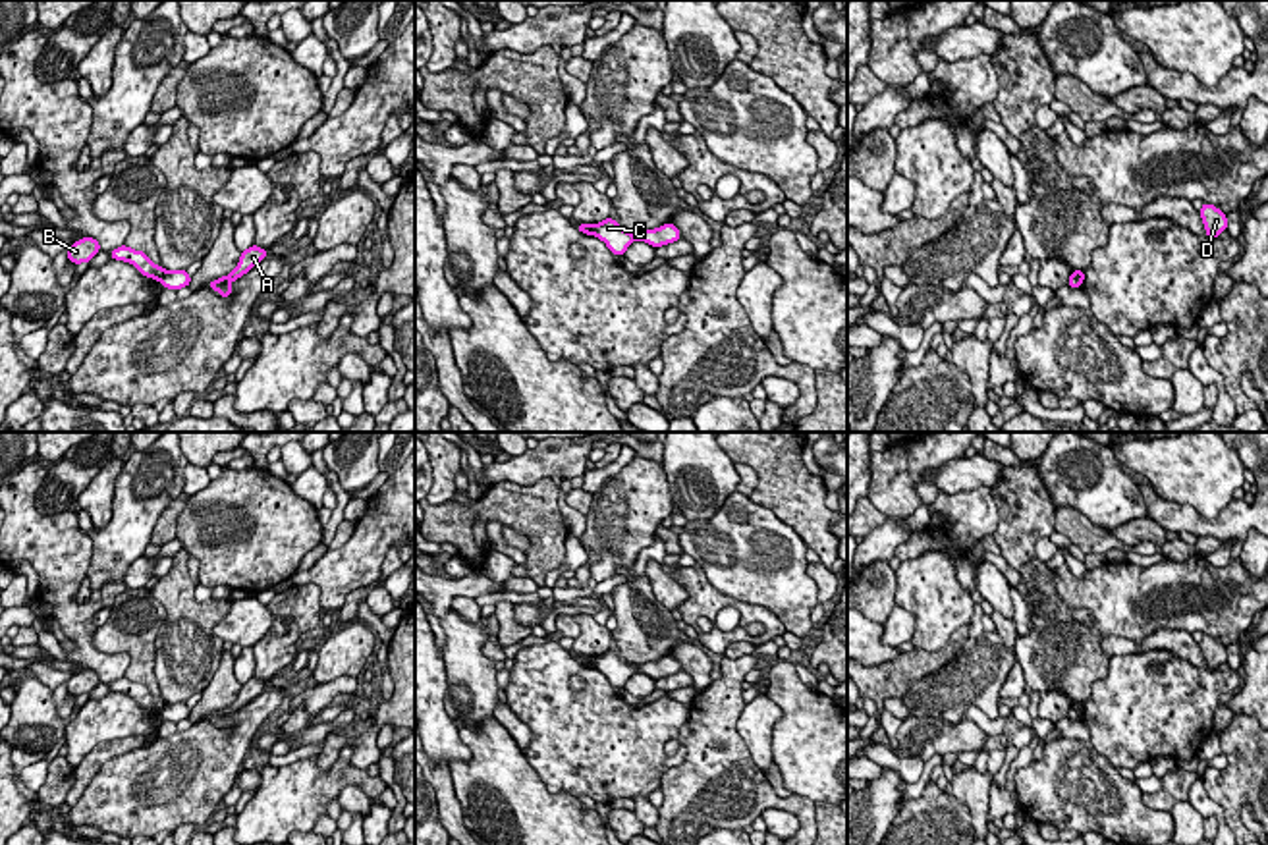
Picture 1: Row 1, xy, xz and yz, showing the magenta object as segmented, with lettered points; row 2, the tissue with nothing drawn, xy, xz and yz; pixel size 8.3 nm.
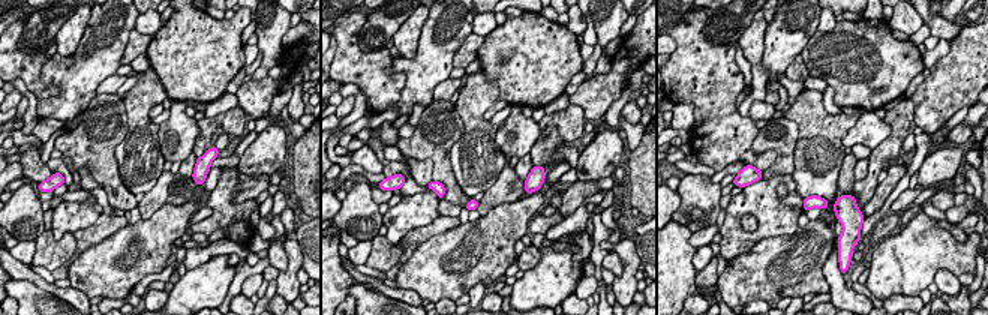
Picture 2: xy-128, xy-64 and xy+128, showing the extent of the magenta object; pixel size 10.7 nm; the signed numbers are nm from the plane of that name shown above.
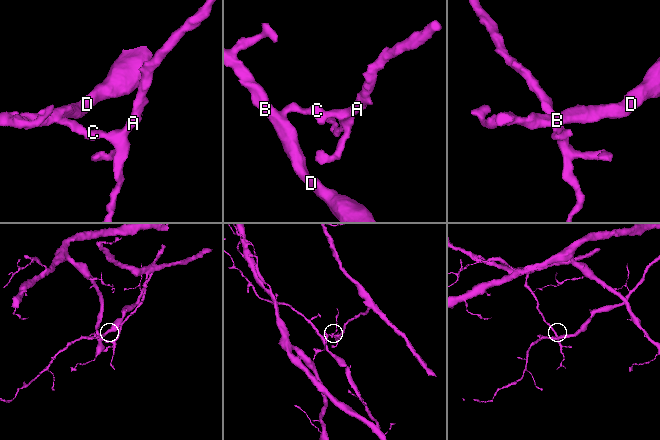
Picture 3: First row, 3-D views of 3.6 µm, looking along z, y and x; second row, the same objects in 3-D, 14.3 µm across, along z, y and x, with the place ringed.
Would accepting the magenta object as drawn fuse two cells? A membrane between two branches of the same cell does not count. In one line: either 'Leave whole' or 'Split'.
Split

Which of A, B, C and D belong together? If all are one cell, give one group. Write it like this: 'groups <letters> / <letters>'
groups A C / B D

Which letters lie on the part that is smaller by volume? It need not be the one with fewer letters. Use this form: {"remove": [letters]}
{"remove": ["A", "C"]}

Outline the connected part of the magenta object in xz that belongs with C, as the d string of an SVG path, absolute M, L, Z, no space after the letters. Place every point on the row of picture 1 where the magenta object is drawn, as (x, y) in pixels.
M606 218L604 222L596 224L596 237L602 239L612 255L625 255L629 243L641 239L658 249L660 245L668 245L672 241L681 239L679 230L674 224L664 224L656 230L625 232L614 218Z

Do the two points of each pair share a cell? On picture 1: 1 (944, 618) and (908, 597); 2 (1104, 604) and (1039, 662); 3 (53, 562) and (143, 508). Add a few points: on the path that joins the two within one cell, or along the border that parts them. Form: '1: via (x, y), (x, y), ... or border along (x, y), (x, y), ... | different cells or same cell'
1: via (935, 608), (931, 604), (917, 604) | same cell
2: via (1101, 624), (1068, 656), (1058, 656) | same cell
3: border along (85, 533), (93, 545), (87, 575) | different cells

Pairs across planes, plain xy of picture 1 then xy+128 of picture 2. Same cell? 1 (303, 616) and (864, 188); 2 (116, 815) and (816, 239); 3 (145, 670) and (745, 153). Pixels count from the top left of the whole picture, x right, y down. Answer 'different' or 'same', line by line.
1: same
2: same
3: different

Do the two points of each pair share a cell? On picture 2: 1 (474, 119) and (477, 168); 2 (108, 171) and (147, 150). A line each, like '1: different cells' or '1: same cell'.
1: same cell
2: different cells

